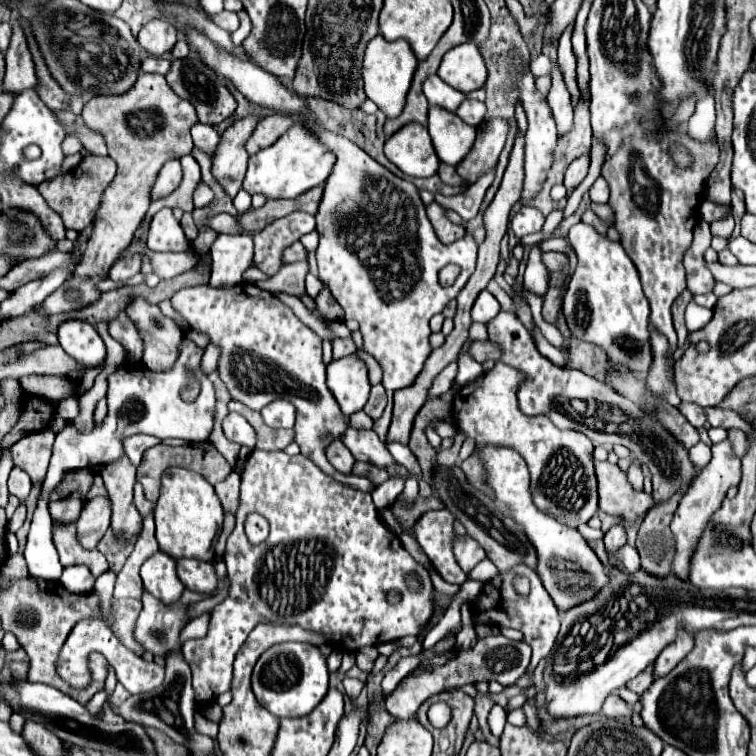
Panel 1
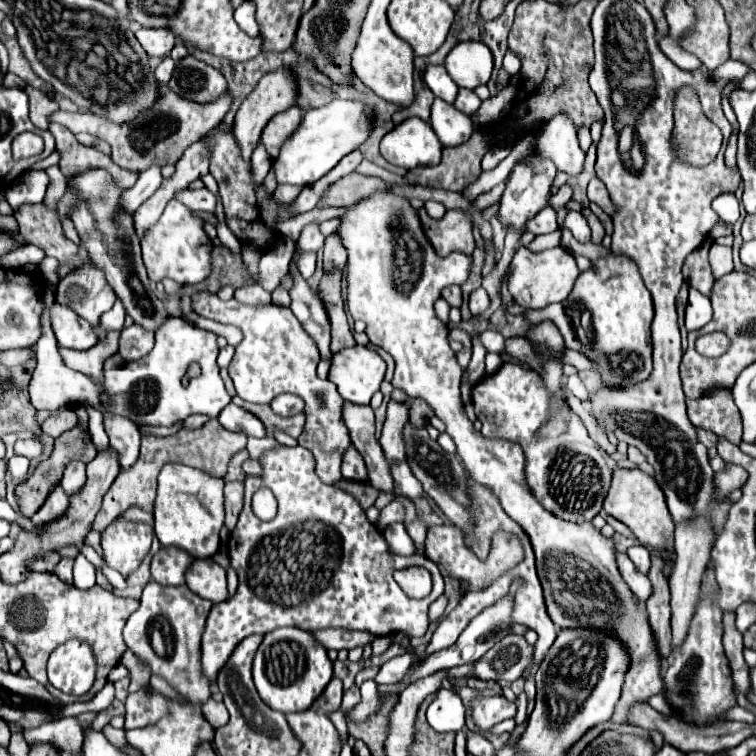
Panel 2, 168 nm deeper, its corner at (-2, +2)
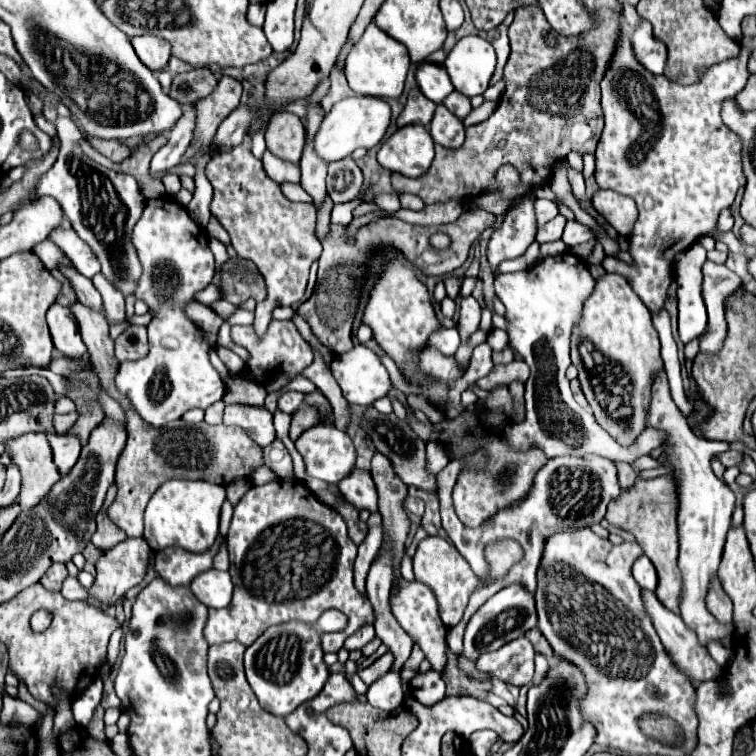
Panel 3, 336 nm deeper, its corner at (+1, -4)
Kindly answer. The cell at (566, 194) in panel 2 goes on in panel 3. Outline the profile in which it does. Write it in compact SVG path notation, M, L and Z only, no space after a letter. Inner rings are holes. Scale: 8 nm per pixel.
M537 200L535 202L535 214L537 214L537 224L543 226L545 222L549 222L551 218L555 218L559 214L559 208L551 200Z

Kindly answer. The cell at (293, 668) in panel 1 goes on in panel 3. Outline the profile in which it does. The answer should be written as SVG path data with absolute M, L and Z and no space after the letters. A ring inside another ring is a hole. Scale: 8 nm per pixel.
M287 622L267 628L245 652L245 674L259 700L259 704L275 716L287 716L303 702L315 698L327 678L329 666L323 662L323 650L319 634L323 632L321 622L303 624Z

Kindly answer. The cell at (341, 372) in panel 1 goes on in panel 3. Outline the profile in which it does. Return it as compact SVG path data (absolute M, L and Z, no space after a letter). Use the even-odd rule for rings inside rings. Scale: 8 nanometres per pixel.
M357 344L345 354L337 354L331 370L349 404L371 406L377 398L387 396L391 388L385 366L377 354L363 344Z

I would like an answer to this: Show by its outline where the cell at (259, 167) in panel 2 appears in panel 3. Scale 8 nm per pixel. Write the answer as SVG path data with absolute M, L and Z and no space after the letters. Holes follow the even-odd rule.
M257 132L253 136L253 140L251 140L251 152L253 152L255 158L261 160L263 154L265 154L265 150L267 150L267 146L265 146L265 140L263 140L263 132Z

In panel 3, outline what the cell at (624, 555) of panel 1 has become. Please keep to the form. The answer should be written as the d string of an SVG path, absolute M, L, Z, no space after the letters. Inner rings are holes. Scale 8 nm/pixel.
M639 556L635 560L633 578L637 580L637 584L641 588L647 588L647 590L655 590L657 588L657 572L655 572L651 560L647 560L647 556Z

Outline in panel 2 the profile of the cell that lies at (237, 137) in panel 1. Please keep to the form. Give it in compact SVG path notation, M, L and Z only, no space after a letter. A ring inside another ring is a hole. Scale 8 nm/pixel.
M278 68L274 72L268 72L256 84L256 88L250 92L250 96L242 102L242 106L240 106L238 114L236 114L234 126L232 126L232 134L236 136L246 160L250 158L252 150L260 142L260 134L262 134L264 126L268 124L268 120L272 120L276 114L292 108L296 104L296 96L298 96L298 84L294 82L294 72L290 68Z

